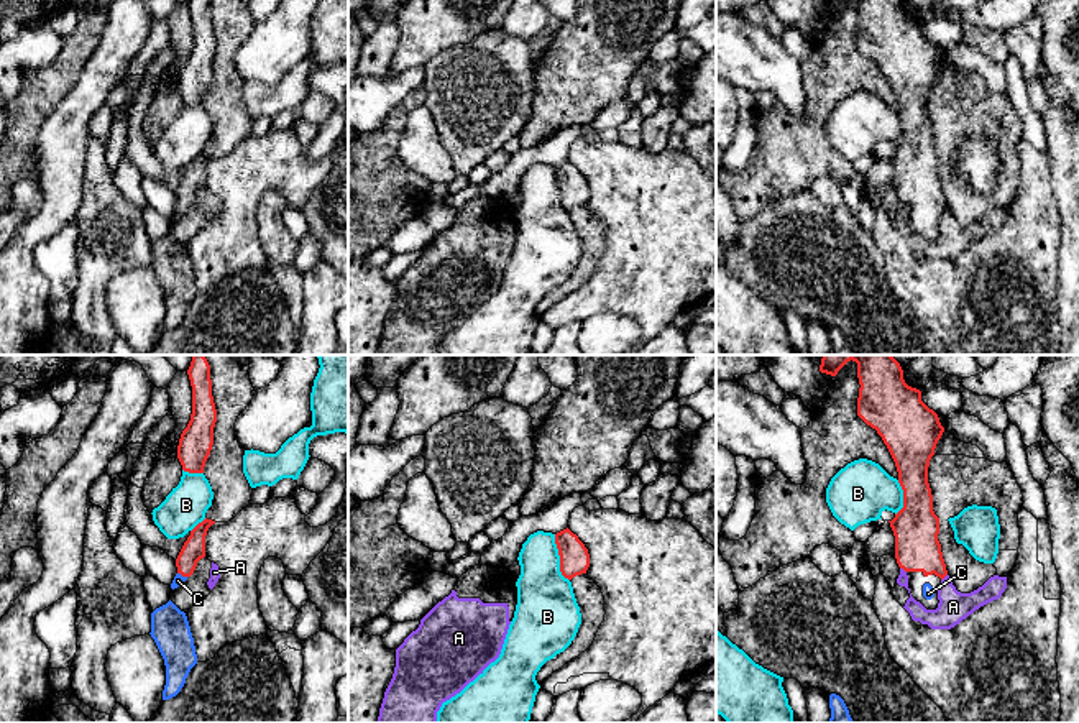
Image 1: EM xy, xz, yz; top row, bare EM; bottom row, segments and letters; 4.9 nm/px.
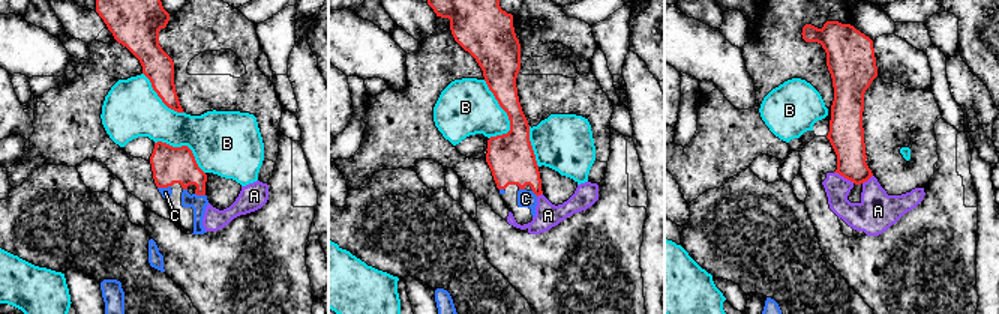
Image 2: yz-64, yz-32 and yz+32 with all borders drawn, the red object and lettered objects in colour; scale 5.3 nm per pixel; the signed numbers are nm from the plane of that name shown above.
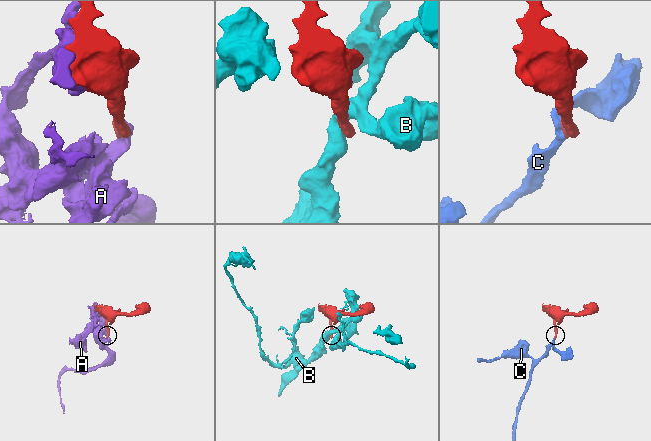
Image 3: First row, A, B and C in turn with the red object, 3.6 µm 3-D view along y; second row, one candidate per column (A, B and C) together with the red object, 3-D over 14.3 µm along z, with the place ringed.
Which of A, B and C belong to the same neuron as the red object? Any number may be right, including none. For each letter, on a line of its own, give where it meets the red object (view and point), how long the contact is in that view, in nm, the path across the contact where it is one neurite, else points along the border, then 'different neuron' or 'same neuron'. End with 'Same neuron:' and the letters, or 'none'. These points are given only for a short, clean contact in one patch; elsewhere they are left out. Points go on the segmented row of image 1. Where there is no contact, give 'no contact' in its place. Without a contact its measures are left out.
A: meets red in yz at (904, 569); contact 40 nm long; different neuron
B: meets red in xz at (560, 557); contact 240 nm long; different neuron
C: meets red in xy at (183, 575); contact 50 nm long; runs through xy (192, 551), (183, 575), (178, 580); same neuron
Same neuron: C

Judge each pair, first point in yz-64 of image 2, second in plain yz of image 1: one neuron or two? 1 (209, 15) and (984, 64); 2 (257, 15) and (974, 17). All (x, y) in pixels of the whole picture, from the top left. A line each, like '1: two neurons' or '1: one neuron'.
1: two neurons
2: one neuron

